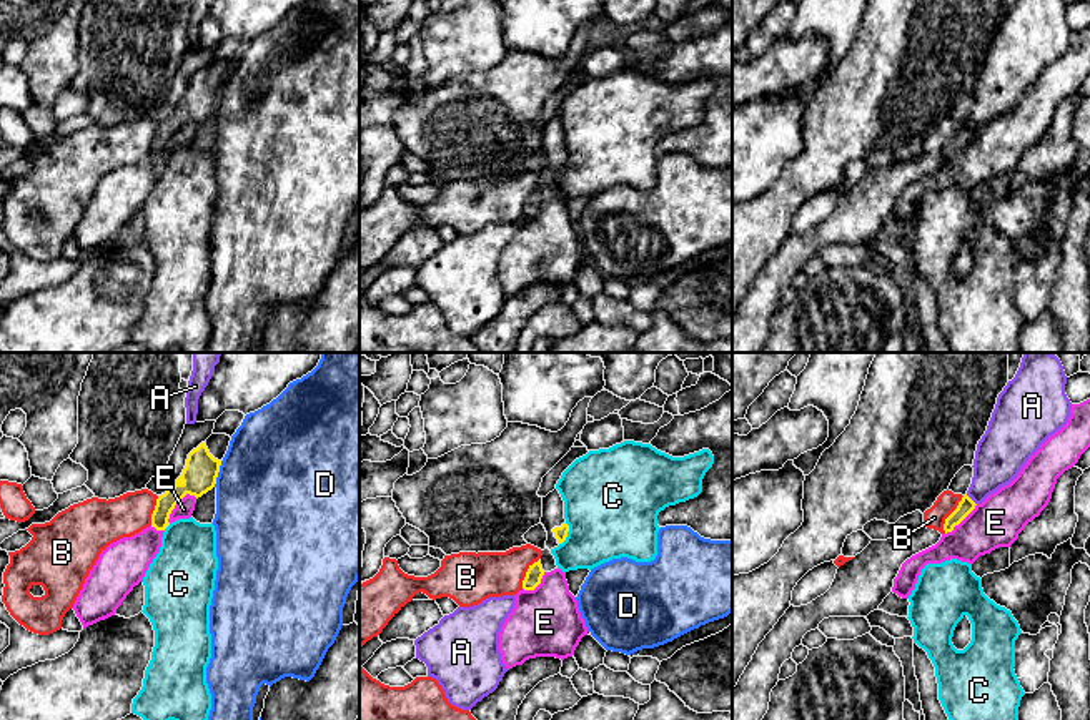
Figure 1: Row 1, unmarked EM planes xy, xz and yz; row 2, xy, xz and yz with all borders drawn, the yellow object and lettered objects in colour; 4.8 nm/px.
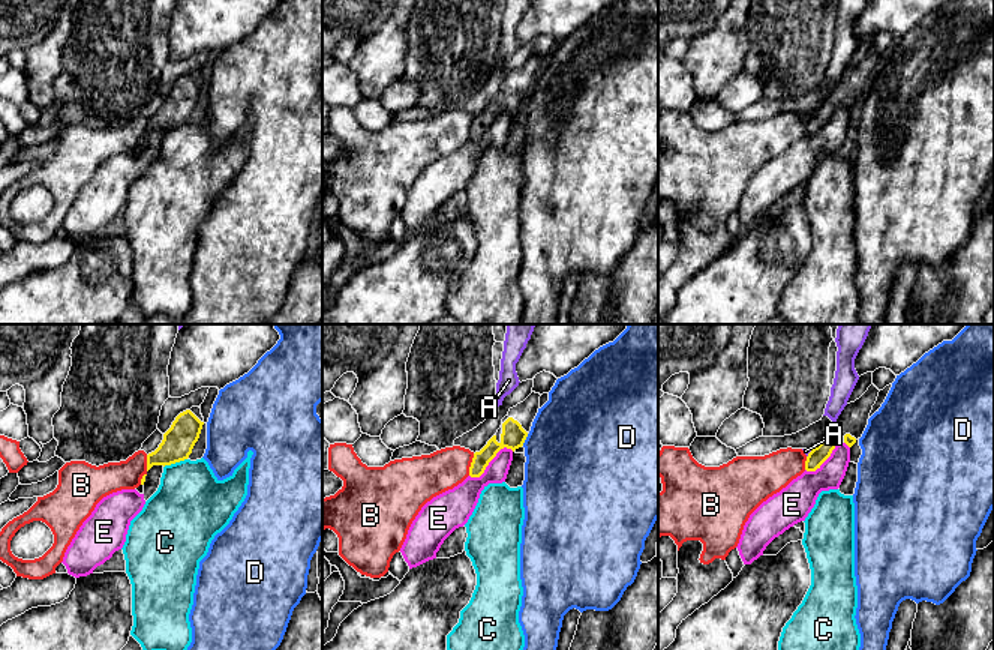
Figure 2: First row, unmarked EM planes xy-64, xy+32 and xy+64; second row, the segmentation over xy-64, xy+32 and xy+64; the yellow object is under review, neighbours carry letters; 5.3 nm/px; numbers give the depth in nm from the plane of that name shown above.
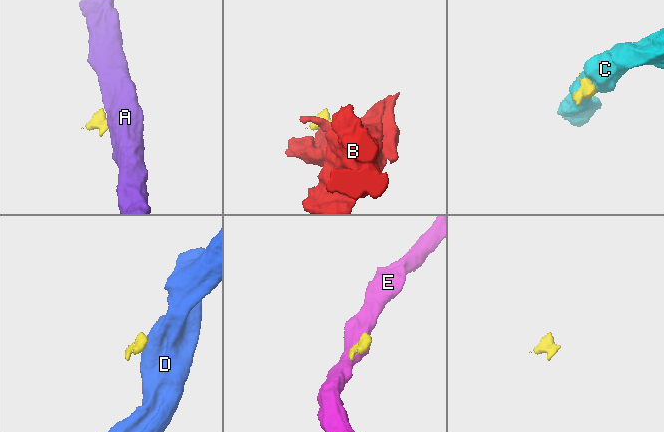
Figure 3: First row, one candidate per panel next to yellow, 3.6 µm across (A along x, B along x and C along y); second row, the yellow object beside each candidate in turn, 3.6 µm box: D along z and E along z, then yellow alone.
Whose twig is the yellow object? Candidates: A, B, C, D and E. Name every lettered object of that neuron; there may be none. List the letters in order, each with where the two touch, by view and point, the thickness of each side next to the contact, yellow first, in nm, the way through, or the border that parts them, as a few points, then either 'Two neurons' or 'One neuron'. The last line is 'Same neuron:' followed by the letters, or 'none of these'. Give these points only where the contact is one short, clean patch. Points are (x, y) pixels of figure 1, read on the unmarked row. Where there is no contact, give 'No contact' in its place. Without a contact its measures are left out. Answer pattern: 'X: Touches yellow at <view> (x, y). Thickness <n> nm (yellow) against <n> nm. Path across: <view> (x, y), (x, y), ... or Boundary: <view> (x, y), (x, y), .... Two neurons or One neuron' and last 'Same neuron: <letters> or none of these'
A: Touches yellow at yz (971, 127). Thickness 80 nm (yellow) against 240 nm. Boundary: yz (966, 122), (976, 132). Two neurons
B: Touches yellow at yz (951, 142). Thickness 80 nm (yellow) against 110 nm. Boundary: yz (964, 123), (946, 147), (944, 160). Two neurons
C: Touches yellow at xz (566, 162). Thickness 60 nm (yellow) against 440 nm. Boundary: xz (566, 150), (568, 162), (559, 172). Two neurons
D: Touches yellow at xy (217, 102). Thickness 160 nm (yellow) against 500 nm. Boundary: xy (222, 88), (213, 113). Two neurons
E: Touches yellow at xy (178, 128). Thickness 160 nm (yellow) against 90 nm. Boundary: xy (197, 125), (187, 122), (167, 148). Two neurons
Same neuron: none of these

